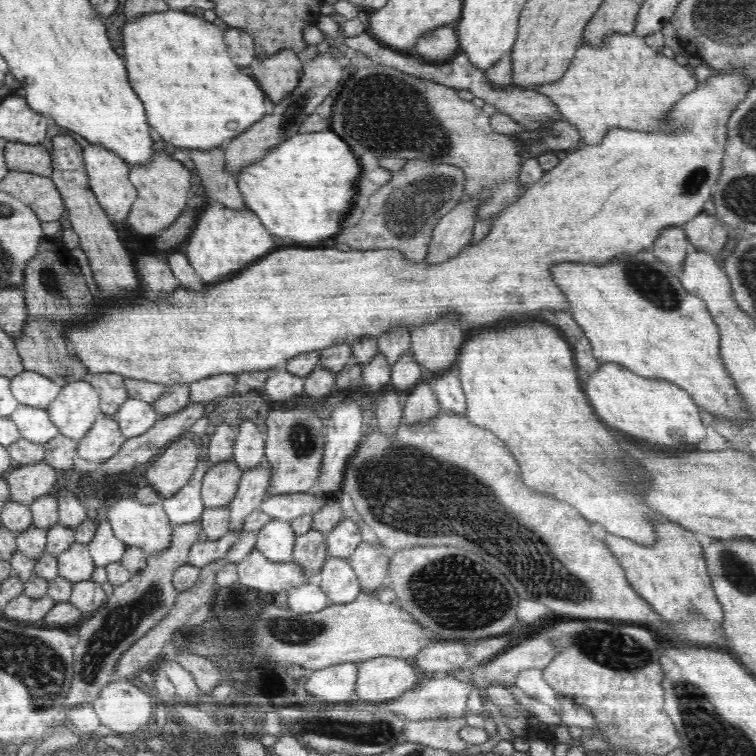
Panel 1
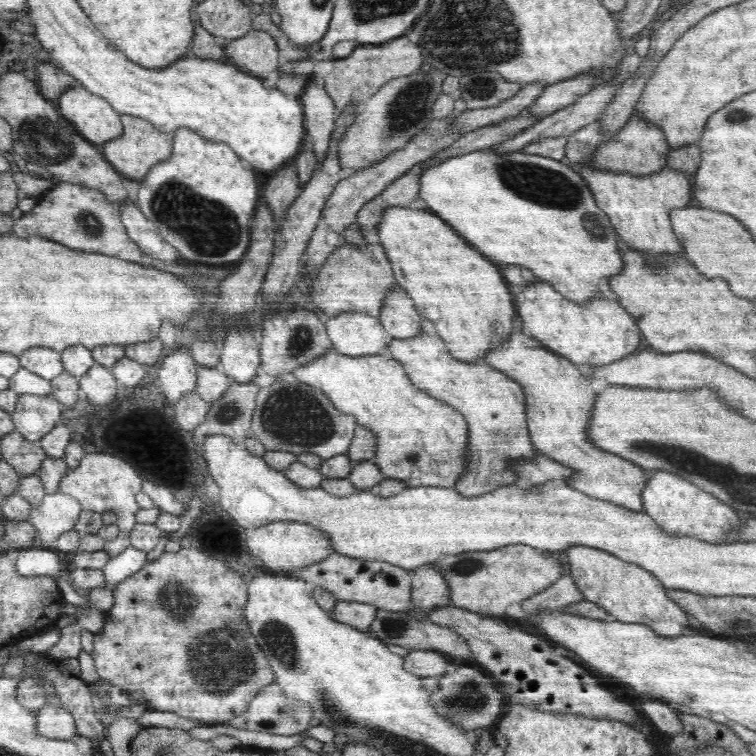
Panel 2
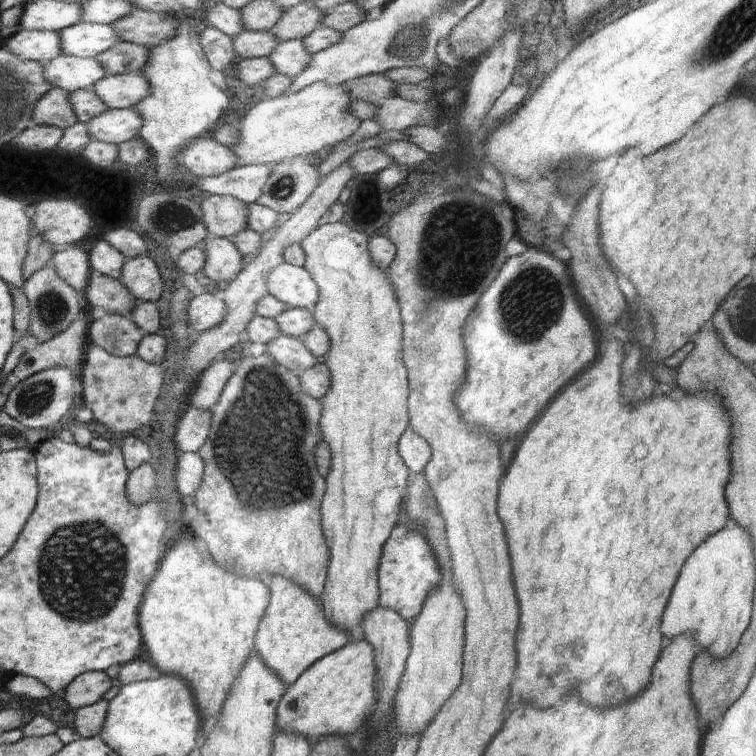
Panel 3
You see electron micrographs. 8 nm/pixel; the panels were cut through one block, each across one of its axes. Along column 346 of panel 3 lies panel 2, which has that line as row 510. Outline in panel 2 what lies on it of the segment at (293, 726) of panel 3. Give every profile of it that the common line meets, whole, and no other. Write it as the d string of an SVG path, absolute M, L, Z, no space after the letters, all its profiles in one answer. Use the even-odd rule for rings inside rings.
M657 470L641 492L644 512L648 513L664 532L672 536L689 536L712 544L736 543L740 518L729 504L696 487L688 480L670 472Z

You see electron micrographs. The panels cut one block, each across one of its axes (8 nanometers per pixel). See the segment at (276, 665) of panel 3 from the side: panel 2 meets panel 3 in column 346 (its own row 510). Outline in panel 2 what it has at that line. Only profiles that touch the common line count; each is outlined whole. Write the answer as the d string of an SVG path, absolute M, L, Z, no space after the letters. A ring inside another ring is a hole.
M520 329L512 331L505 343L488 351L483 360L521 384L534 449L574 471L571 478L566 480L566 485L592 498L644 512L641 492L652 478L652 471L617 454L596 448L587 436L597 394L604 389L604 384L590 383L572 361L547 350Z

